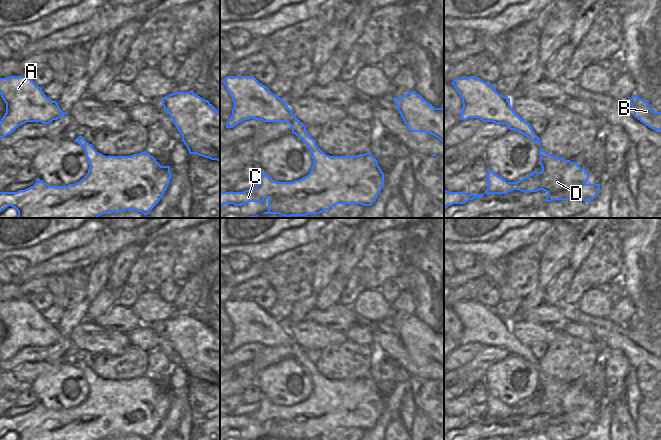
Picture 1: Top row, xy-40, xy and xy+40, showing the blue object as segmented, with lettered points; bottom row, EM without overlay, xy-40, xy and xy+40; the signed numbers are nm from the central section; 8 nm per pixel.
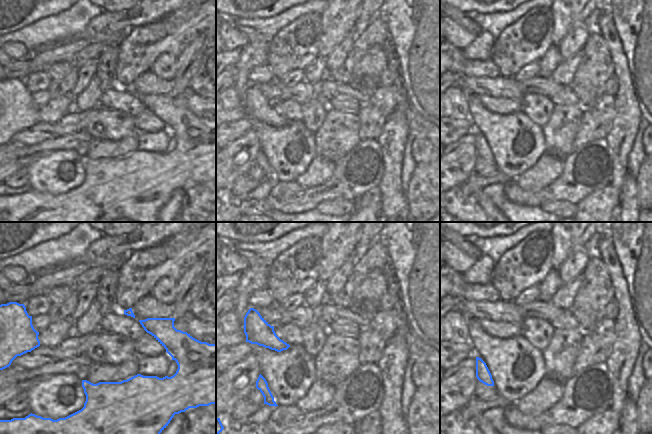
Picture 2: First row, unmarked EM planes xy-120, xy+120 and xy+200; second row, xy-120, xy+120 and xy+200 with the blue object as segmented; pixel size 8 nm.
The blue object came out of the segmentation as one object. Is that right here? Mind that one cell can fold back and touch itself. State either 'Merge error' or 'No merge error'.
No merge error

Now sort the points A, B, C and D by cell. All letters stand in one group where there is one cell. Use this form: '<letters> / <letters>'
A B C D

